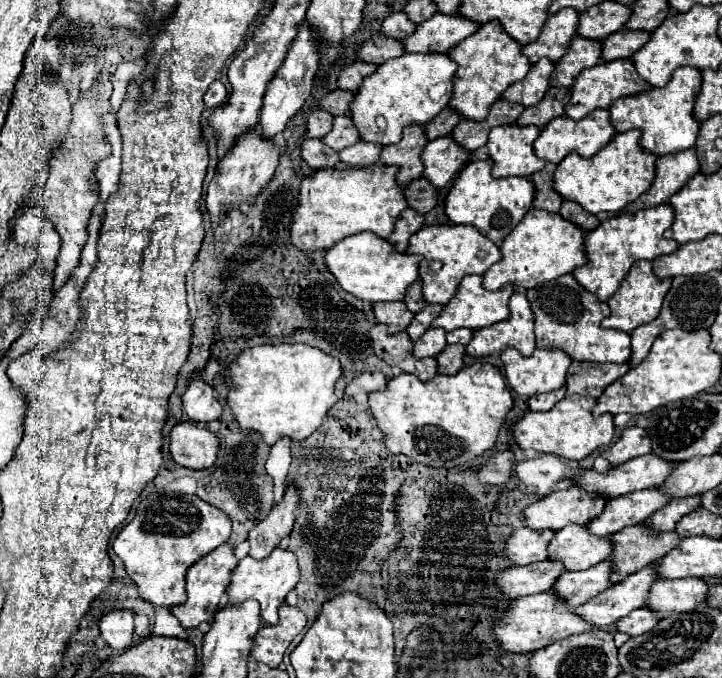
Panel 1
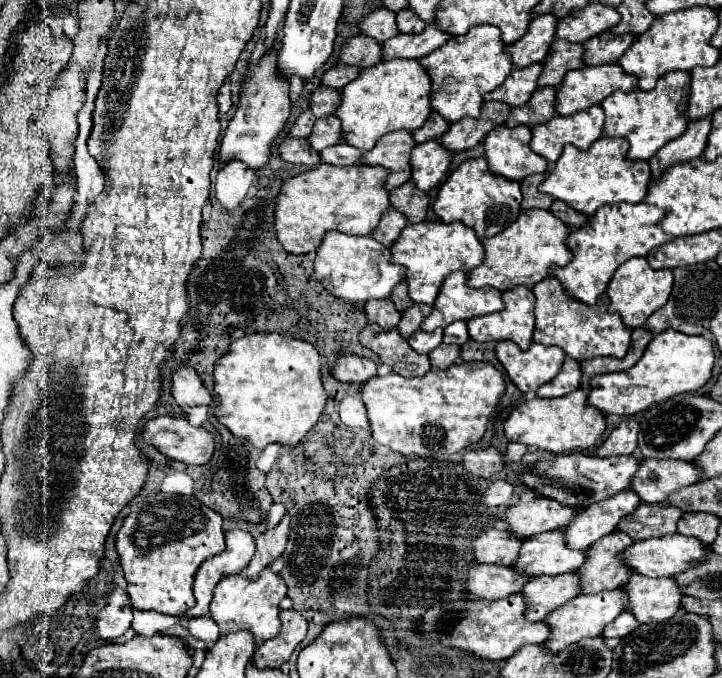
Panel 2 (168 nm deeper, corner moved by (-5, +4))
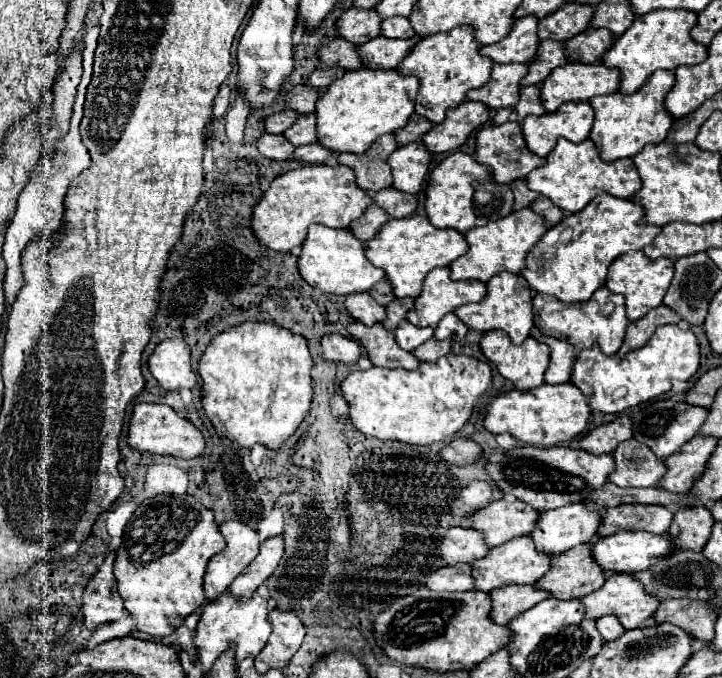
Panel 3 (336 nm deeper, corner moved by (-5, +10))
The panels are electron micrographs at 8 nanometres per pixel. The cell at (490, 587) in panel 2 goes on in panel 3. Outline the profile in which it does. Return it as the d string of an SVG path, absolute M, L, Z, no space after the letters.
M455 564L455 566L445 566L433 572L427 578L427 588L435 592L463 592L463 590L475 590L473 582L473 568L471 564Z

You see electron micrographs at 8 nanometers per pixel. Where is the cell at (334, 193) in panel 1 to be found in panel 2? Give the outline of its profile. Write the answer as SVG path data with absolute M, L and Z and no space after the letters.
M319 164L313 170L289 178L281 186L281 194L277 194L275 202L275 234L283 250L289 254L315 252L323 234L329 230L355 236L371 234L381 214L391 208L389 194L383 188L387 174L389 172L381 166Z

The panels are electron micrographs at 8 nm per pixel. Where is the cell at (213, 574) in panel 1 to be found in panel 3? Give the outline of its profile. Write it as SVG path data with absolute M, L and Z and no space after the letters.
M229 520L223 522L219 530L227 540L227 548L213 556L207 564L203 590L209 602L231 586L231 582L253 562L261 546L259 534L247 524Z

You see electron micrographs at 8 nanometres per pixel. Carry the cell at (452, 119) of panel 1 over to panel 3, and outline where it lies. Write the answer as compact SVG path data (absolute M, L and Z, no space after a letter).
M413 114L411 120L409 120L409 124L407 124L405 128L401 128L401 130L395 132L399 146L405 146L405 144L409 144L409 142L421 140L423 134L427 134L427 132L431 130L431 126L433 126L431 120L419 116L419 114Z

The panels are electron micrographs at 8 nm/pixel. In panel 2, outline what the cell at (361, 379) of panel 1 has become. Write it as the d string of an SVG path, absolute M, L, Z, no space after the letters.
M341 354L341 358L335 360L335 364L331 366L329 372L339 382L363 384L375 376L375 370L377 370L377 366L369 358L359 358L355 354Z

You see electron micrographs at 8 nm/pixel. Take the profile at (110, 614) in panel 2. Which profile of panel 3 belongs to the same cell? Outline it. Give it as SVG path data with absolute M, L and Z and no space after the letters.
M107 554L103 566L89 580L83 592L83 622L91 632L103 624L123 618L127 612L117 590L113 562L115 554Z

